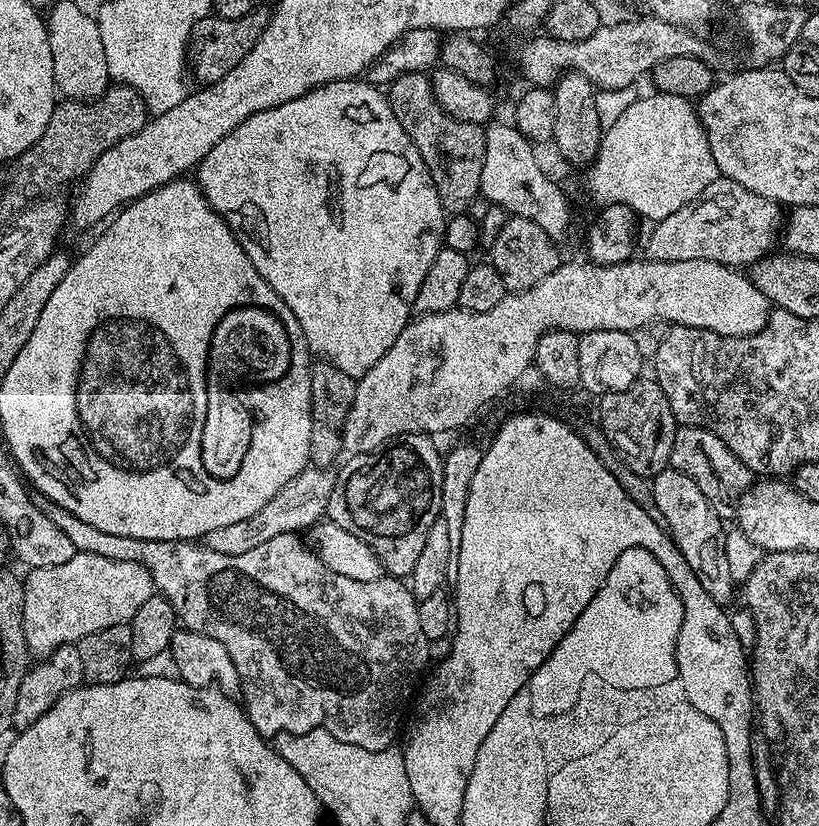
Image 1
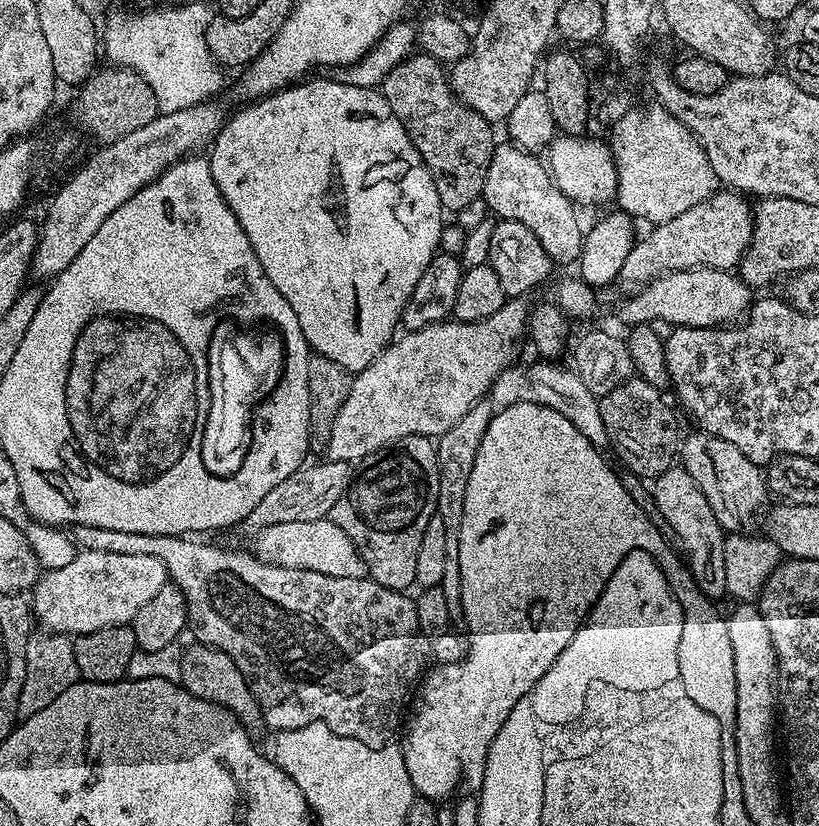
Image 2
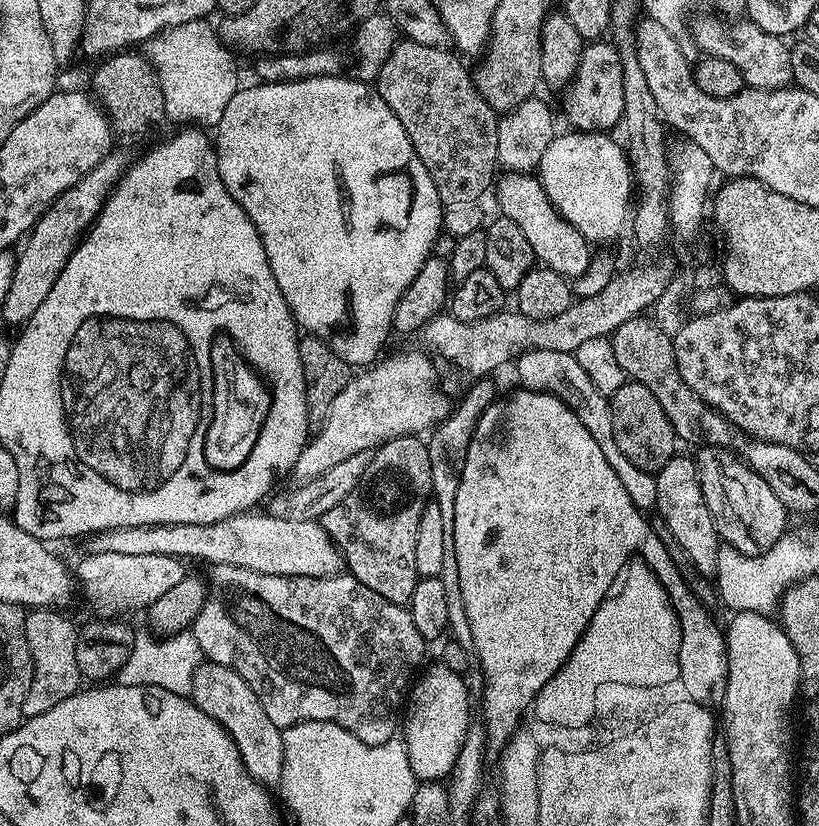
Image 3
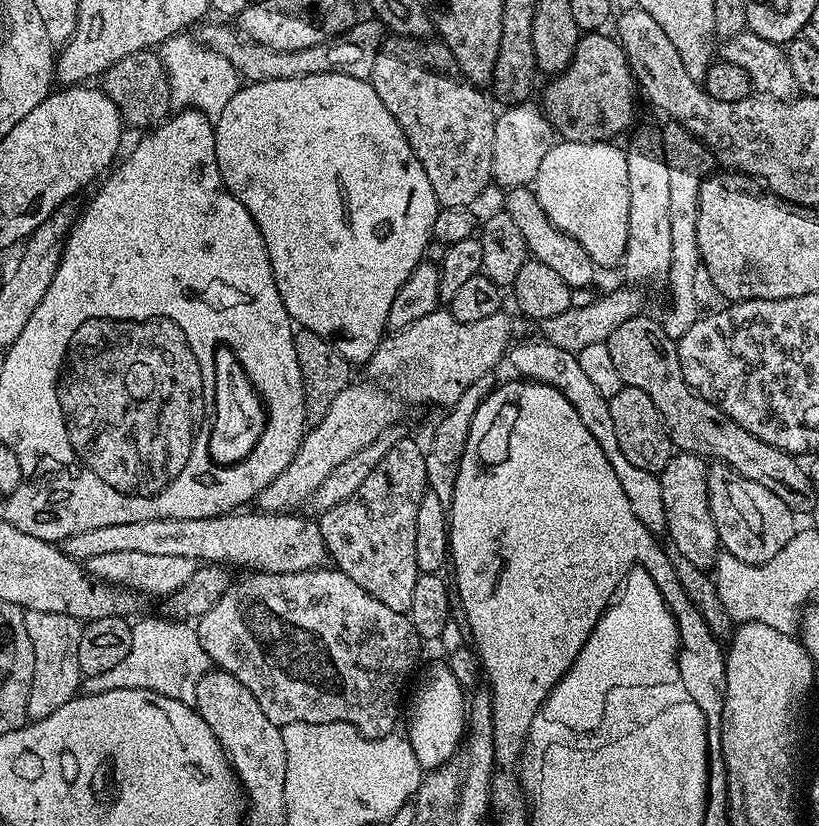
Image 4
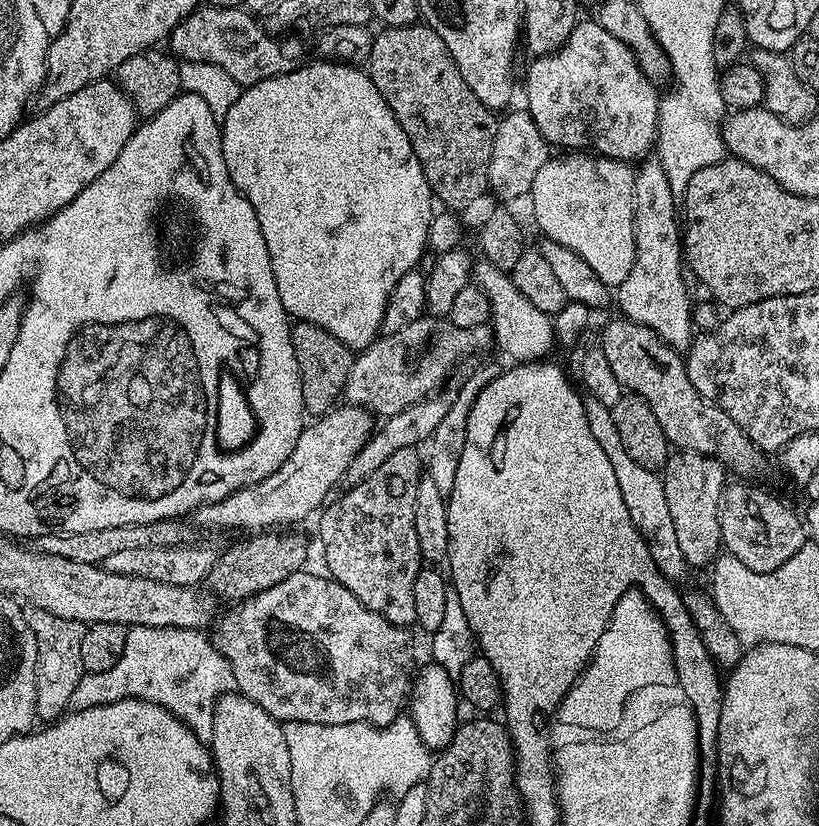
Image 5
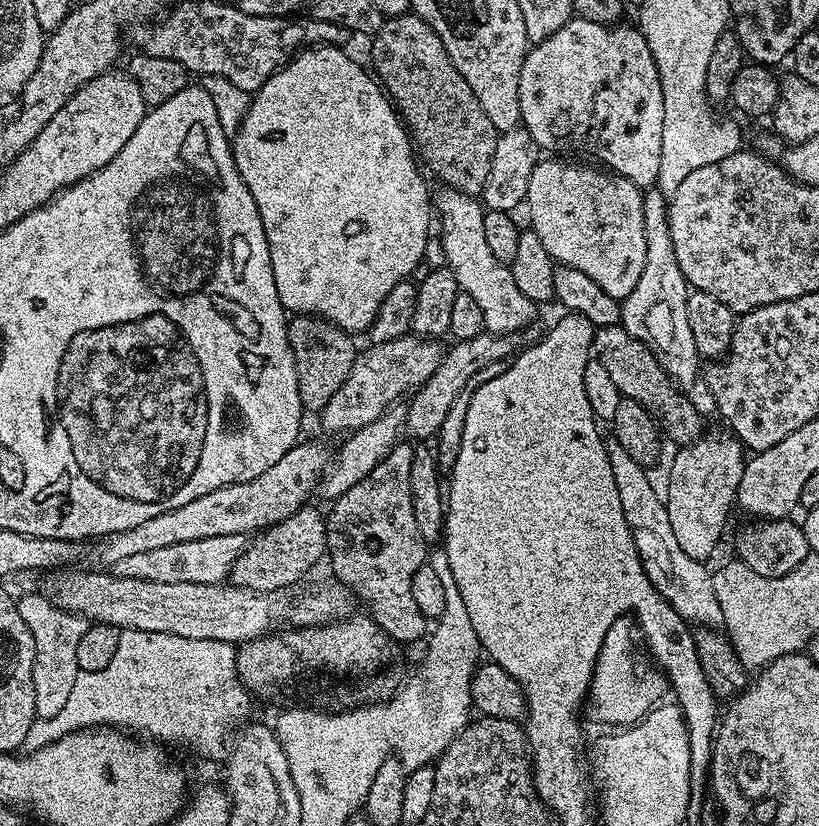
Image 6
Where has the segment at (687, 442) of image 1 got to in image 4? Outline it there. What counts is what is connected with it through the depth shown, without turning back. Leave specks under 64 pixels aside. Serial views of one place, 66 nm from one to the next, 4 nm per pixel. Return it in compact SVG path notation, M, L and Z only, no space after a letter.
M723 462L716 468L708 471L708 501L721 549L747 564L765 564L796 535L797 517L792 508L786 506L778 494L766 490L766 486L758 486L758 482L746 478Z

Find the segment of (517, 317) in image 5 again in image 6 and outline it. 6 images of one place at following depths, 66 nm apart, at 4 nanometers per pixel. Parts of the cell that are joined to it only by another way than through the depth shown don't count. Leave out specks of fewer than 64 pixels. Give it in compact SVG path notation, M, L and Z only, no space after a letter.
M444 190L441 193L440 201L435 201L434 208L438 213L438 237L445 250L448 271L454 274L460 290L470 294L470 298L482 306L487 331L493 332L495 336L517 334L535 318L538 305L526 298L522 290L518 290L511 267L494 258L486 242L485 209L481 201L461 192Z

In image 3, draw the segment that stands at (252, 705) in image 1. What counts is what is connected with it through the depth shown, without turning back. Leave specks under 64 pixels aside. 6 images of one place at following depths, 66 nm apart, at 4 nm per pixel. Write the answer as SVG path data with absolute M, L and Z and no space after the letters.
M221 564L218 572L220 572L220 596L209 595L205 599L190 631L198 642L201 653L211 663L230 666L248 683L250 690L254 690L254 694L258 694L258 702L262 702L262 710L266 710L270 722L274 722L276 728L283 730L291 724L300 724L304 720L329 720L357 736L363 744L385 744L386 741L397 735L398 725L402 720L402 705L405 703L406 693L417 675L416 667L424 660L424 648L426 648L426 641L422 638L422 634L418 634L418 630L414 630L414 618L410 618L405 605L384 600L382 594L374 594L374 590L370 590L370 586L362 586L362 582L358 582L358 578L354 578L351 574L323 576L322 578L275 576L239 568L236 564Z

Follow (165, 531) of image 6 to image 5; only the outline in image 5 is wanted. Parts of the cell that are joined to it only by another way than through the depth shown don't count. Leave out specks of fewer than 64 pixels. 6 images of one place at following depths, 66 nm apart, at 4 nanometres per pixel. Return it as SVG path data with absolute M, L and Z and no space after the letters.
M333 408L305 427L290 458L286 458L286 462L282 462L282 466L278 466L278 470L270 474L270 478L262 478L262 482L240 488L213 504L203 504L196 509L194 519L204 528L245 528L245 533L248 534L257 530L272 530L277 526L292 526L295 520L306 519L329 499L328 491L336 483L339 485L343 481L358 450L362 450L364 443L372 439L372 420L374 421L373 413L367 408Z

